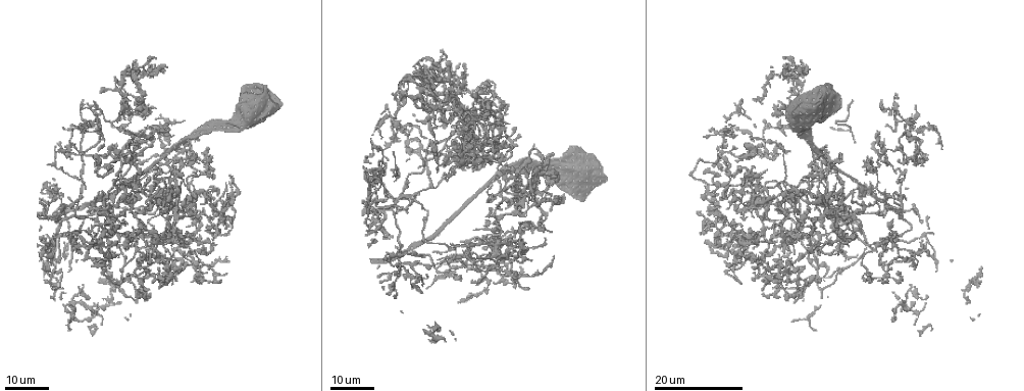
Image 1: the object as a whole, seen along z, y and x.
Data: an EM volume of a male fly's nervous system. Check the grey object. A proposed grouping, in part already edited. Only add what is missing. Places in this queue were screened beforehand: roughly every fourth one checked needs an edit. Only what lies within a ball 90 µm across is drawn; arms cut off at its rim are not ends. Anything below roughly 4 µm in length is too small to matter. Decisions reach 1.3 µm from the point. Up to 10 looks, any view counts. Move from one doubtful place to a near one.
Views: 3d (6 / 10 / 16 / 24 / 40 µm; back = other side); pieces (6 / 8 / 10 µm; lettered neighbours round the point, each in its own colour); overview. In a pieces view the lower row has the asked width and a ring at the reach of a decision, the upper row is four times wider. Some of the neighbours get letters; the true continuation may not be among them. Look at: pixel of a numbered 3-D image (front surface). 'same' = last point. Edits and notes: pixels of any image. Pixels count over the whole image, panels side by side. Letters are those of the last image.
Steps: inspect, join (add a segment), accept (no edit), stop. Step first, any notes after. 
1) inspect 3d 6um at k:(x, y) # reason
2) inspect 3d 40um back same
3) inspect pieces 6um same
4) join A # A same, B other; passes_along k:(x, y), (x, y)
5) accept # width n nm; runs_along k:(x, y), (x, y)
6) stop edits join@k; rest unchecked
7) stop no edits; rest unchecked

inspect 3d 16um at 1:(137, 172) # an open end

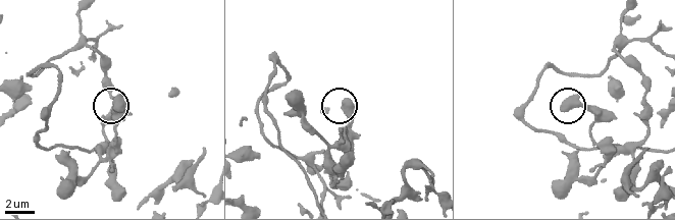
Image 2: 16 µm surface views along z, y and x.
inspect pieces 8um at 2:(119, 109) # what lies round it

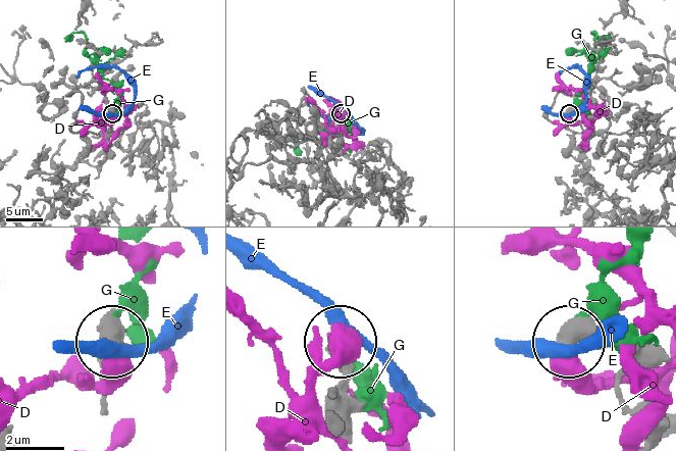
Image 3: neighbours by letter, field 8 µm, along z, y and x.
accept # width 550 nm; D other, E other, G other; none of them fits

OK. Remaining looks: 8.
inspect 3d 24um at 1:(749, 136) # tapers out

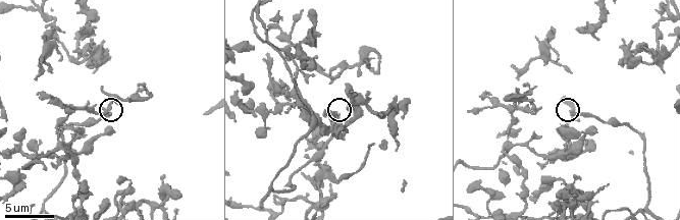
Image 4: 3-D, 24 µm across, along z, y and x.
inspect 3d 10um at 4:(573, 112)

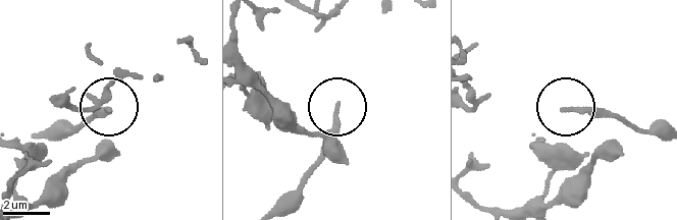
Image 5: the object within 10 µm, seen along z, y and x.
inspect pieces 10um at 5:(565, 110)

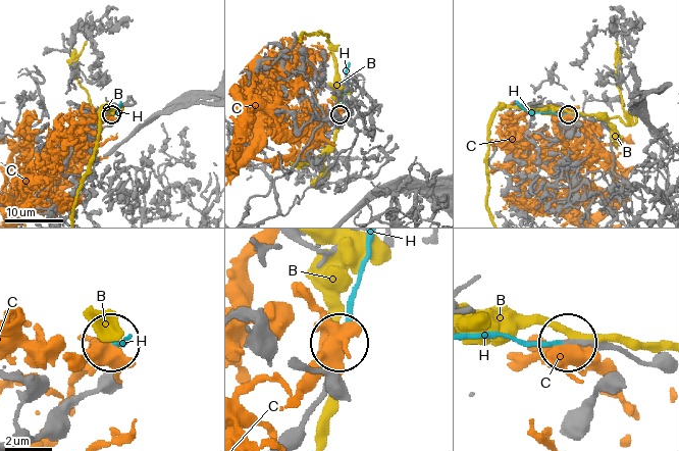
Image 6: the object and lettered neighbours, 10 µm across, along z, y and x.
join H # B other, C other, H same; passes_along 6:(315, 401), (336, 356), (365, 245); the neuron continues

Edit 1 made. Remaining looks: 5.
inspect overview

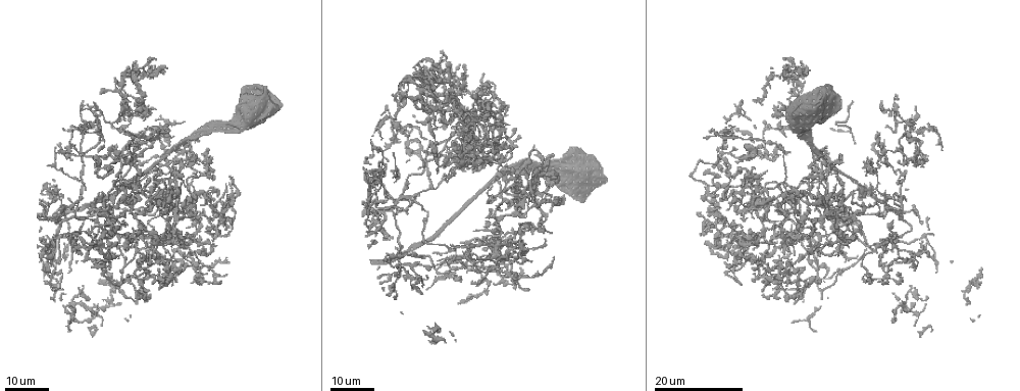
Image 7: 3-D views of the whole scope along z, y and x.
inspect 3d 24um at 7:(122, 216) # free end

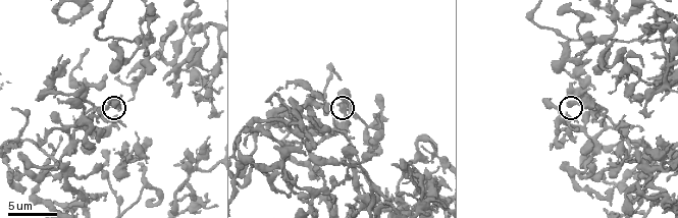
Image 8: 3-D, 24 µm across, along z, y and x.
inspect pieces 10um at 8:(569, 104)

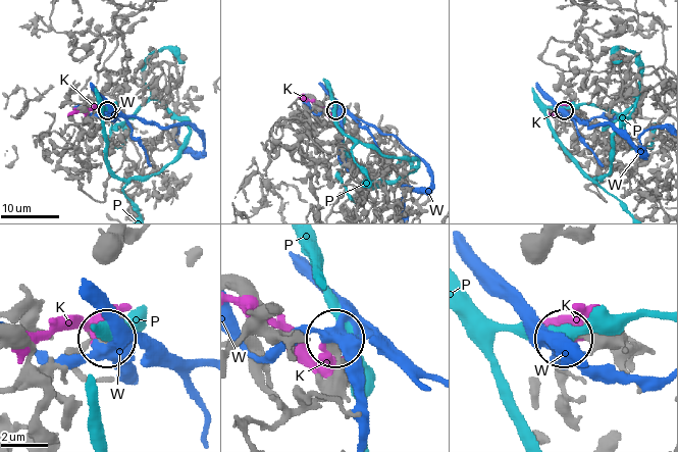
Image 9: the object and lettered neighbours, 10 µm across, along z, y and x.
accept # width 470 nm; K other, P other, W other; no lettered segment goes on from it

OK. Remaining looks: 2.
inspect 3d 16um at 7:(713, 131) # long arm stops here

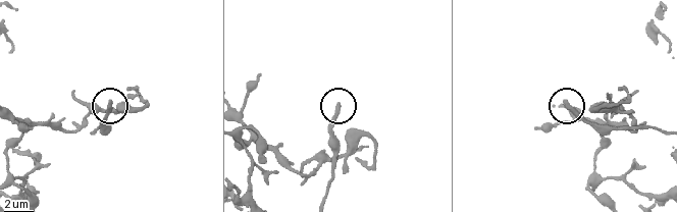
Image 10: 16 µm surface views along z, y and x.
inspect pieces 10um at 10:(565, 101) # what lies round it

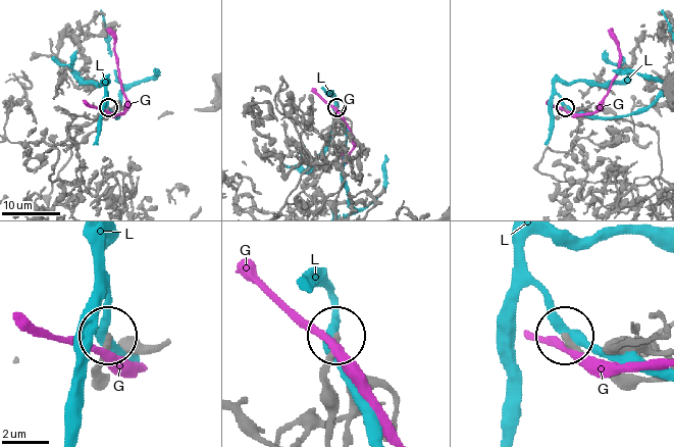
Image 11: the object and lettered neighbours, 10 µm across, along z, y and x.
accept # width 270 nm; G other, L other; runs_along 11:(324, 431), (336, 339); none of them fits

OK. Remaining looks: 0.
stop edits join@6; rest unchecked

